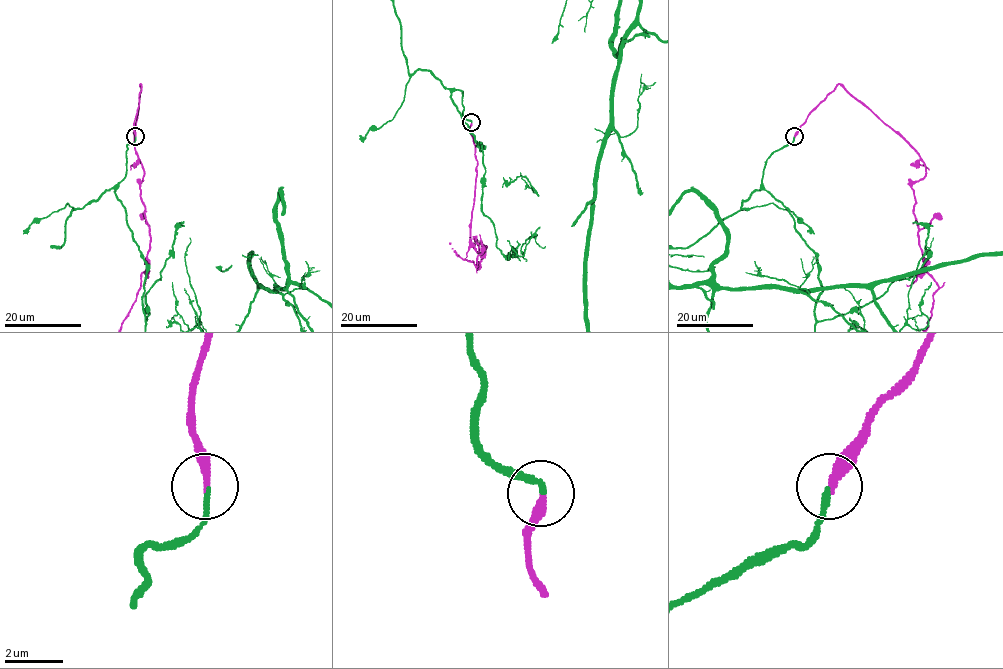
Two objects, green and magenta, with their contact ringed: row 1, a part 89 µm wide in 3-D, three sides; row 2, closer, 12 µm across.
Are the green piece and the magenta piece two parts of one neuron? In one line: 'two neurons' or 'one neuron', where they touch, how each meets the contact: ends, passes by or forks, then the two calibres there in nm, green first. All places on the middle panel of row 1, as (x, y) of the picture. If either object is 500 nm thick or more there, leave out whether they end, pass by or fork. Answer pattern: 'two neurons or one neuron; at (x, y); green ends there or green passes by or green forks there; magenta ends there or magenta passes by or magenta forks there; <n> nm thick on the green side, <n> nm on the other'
one neuron; at (471, 122); green ends there; magenta ends there; 180 nm thick on the green side, 320 nm on the other

